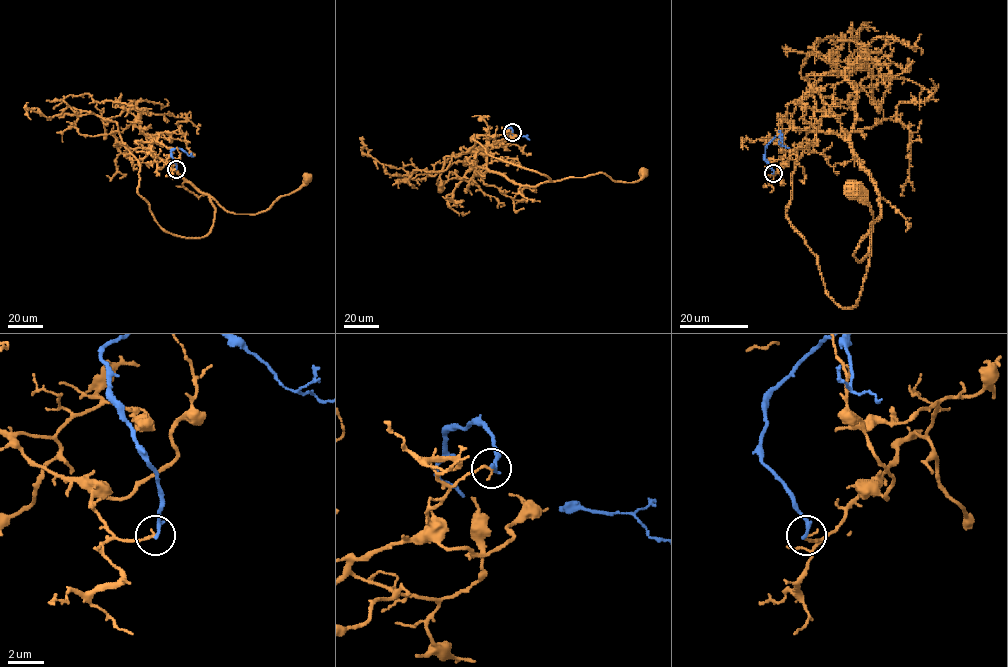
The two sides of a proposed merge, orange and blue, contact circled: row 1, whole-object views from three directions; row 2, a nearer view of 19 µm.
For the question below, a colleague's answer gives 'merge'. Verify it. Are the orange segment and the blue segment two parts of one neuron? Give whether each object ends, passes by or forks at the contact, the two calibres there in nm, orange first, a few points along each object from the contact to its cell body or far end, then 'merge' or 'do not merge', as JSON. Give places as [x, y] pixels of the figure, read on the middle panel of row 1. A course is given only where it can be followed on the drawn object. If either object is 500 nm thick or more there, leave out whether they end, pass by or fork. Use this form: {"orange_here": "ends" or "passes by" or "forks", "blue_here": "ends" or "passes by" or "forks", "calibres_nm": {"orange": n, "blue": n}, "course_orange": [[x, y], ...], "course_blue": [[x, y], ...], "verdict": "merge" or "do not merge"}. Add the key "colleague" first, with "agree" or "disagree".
{"colleague": "disagree", "orange_here": "ends", "blue_here": "ends", "calibres_nm": {"orange": 140, "blue": 240}, "course_orange": [[512, 132], [485, 148], [486, 167], [515, 184], [536, 186], [600, 173], [614, 181], [634, 182], [643, 171]], "course_blue": [[512, 132], [508, 128], [506, 132], [511, 135], [529, 140]], "verdict": "do not merge"}

